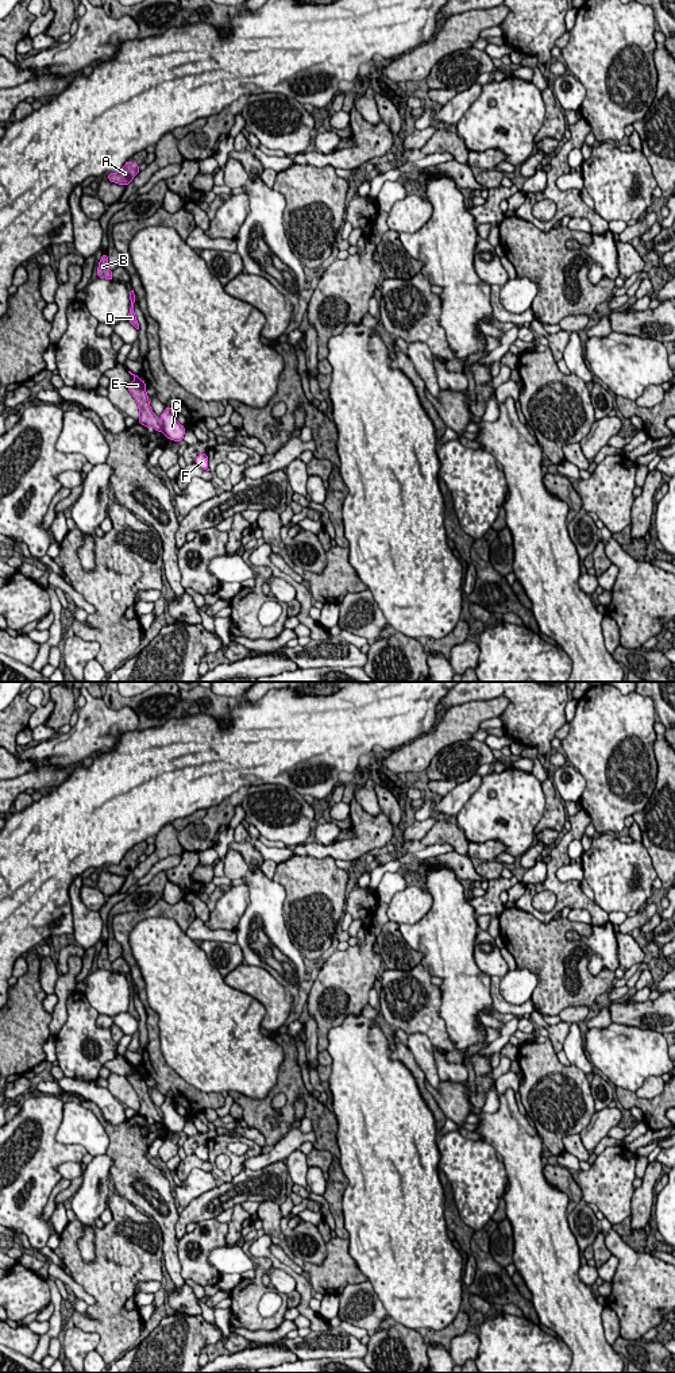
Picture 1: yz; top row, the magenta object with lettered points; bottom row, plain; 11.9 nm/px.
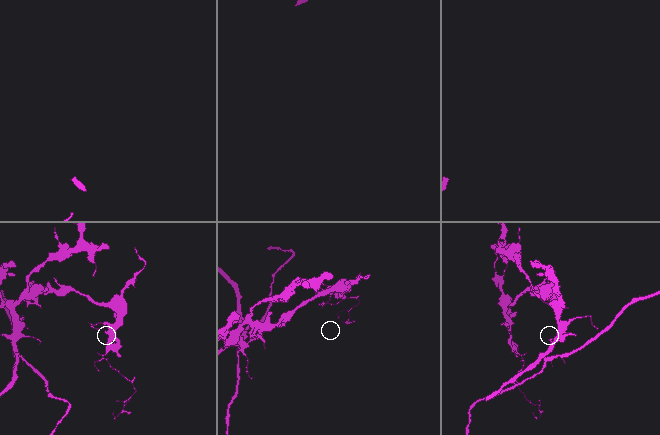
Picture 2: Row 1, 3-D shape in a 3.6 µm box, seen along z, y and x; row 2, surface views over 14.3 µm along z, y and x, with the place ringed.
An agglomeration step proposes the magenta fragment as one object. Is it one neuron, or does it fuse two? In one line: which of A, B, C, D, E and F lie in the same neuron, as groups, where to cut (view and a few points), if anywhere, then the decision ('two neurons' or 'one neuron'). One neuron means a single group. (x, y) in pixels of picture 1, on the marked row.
A B D E / C F; cut in yz along (161, 427), (162, 431); two neurons

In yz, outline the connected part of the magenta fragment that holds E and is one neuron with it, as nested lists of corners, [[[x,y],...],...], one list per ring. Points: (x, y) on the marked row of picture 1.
[[[131,371],[128,373],[135,378],[131,383],[127,385],[127,389],[135,398],[139,408],[140,417],[138,423],[144,425],[146,428],[153,427],[155,431],[162,432],[162,427],[158,424],[155,413],[150,406],[144,381],[140,379],[138,375],[132,374]]]

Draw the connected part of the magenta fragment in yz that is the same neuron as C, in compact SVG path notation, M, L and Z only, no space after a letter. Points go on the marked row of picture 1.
M166 406L163 413L161 414L161 420L163 423L162 432L165 436L174 441L182 441L185 435L185 427L178 424L173 416L173 408Z

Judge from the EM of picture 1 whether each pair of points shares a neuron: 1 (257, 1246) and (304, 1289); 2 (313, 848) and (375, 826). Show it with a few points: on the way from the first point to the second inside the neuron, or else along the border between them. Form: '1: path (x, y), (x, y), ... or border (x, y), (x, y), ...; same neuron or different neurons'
1: path (269, 1254), (296, 1277); same neuron
2: path (328, 851), (351, 849), (361, 841); same neuron

